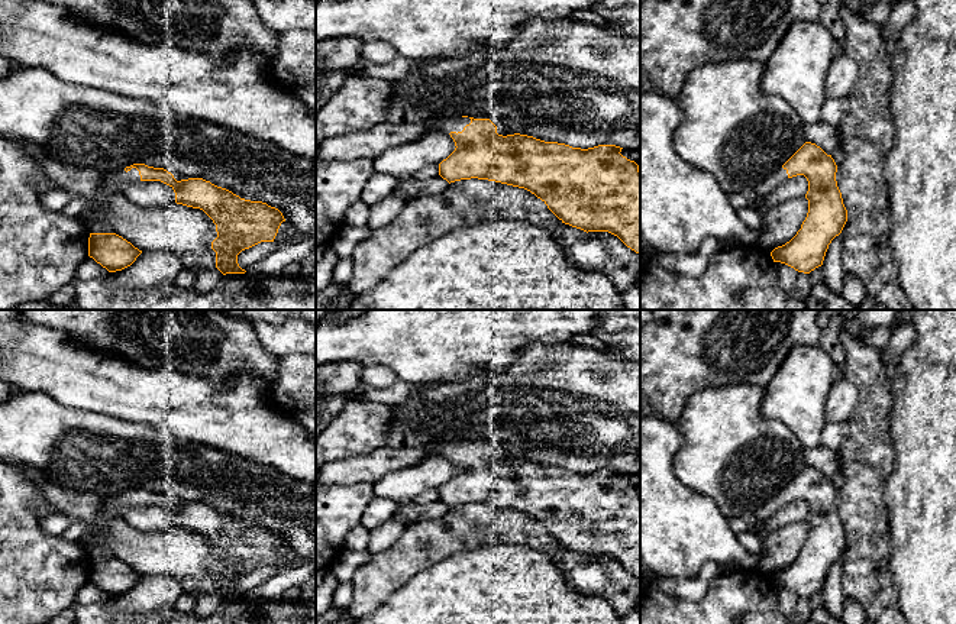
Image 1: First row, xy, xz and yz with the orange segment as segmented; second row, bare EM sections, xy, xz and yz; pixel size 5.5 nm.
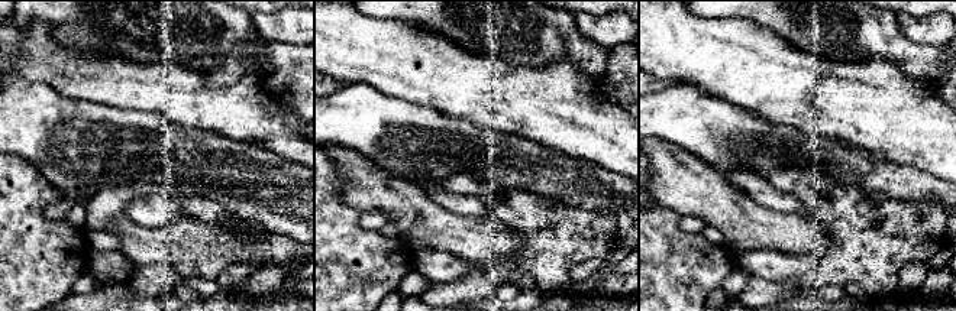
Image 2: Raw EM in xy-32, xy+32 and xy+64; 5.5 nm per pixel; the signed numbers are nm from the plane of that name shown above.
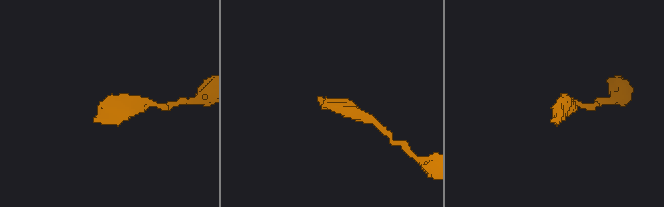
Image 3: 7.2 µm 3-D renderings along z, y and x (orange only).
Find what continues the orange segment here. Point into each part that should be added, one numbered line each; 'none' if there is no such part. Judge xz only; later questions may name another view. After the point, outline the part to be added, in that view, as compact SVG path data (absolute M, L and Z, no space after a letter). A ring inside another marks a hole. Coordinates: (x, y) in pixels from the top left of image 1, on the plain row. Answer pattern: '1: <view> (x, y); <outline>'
1: xz (455, 448); M452 440L449 443L436 443L430 444L430 452L433 456L462 456L466 449L471 447L469 442L462 442L462 440Z

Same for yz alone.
1: yz (762, 514); M782 491L765 502L756 510L753 520L750 521L750 530L753 530L759 539L765 539L769 533L765 527L766 521L784 505L788 504L787 494Z

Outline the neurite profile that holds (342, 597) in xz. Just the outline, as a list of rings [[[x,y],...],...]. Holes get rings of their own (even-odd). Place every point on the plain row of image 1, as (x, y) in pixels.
[[[339,582],[333,594],[332,607],[346,611],[348,605],[352,601],[352,595],[352,582]]]

